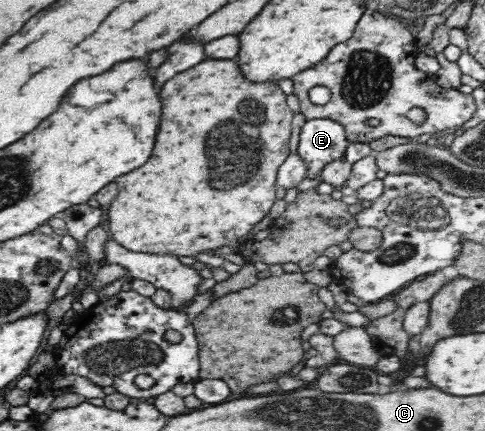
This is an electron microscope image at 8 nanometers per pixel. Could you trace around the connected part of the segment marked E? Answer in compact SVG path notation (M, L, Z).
M325 117L306 120L300 129L297 146L297 154L306 164L304 178L322 181L321 173L328 163L345 159L348 144L346 130L341 123Z

